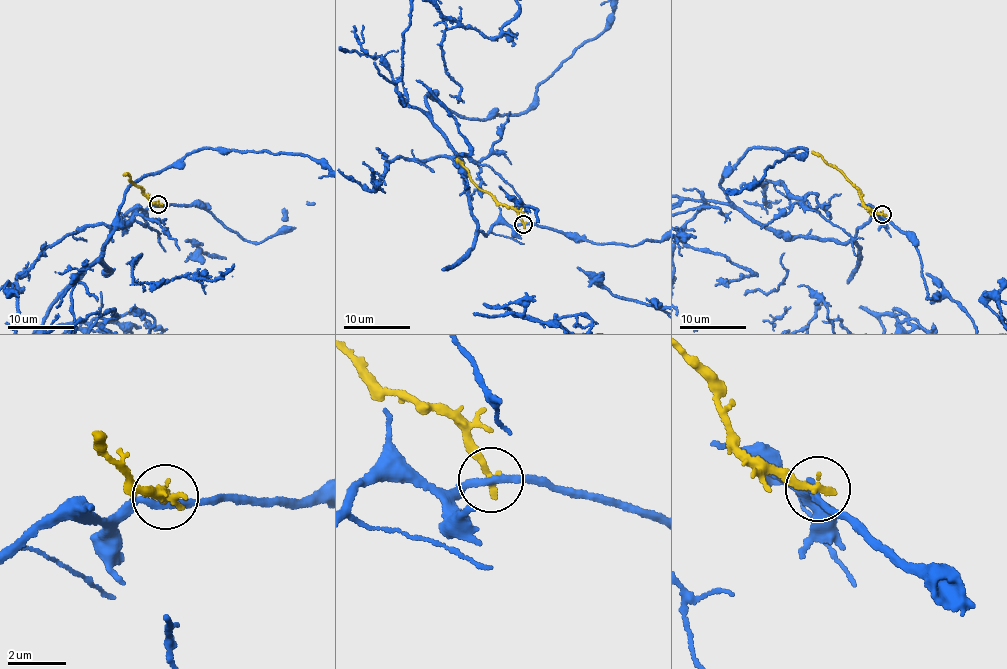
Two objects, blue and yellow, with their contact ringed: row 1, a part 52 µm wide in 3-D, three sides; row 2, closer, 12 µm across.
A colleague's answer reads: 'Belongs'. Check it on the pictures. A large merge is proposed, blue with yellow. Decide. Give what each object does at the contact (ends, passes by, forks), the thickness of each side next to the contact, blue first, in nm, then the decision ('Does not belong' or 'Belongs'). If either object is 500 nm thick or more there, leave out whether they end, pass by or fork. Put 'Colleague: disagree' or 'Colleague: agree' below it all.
At the ring blue passes by. At the ring yellow ends. Thickness 240 nm (blue) against 280 nm. Does not belong
Colleague: disagree

